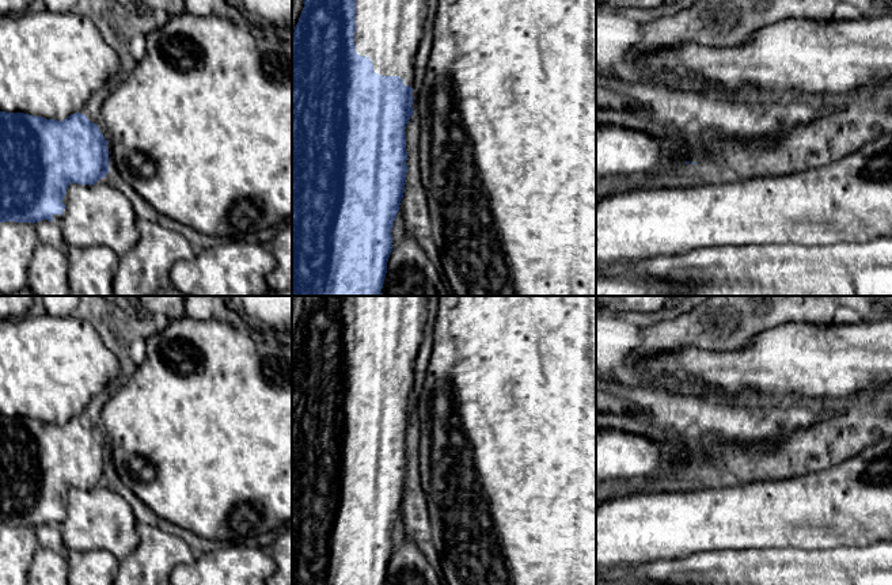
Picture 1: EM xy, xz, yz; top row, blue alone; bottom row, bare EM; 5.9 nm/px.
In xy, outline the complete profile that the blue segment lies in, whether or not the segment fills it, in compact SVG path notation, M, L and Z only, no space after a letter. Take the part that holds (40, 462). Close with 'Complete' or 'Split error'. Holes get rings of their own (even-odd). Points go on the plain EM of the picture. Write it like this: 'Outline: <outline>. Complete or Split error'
Outline: M0 415L0 527L56 524L61 529L71 490L88 491L107 476L107 444L84 418L57 425Z. Split error

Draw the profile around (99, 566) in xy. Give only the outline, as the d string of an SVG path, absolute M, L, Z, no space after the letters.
M106 550L75 555L69 565L69 585L114 585L119 561Z

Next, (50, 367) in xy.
M49 314L0 319L0 415L64 425L75 417L86 418L86 407L91 399L121 380L119 360L88 320L75 315L52 316Z

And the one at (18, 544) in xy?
M0 527L0 585L29 585L29 569L38 548L33 527Z

